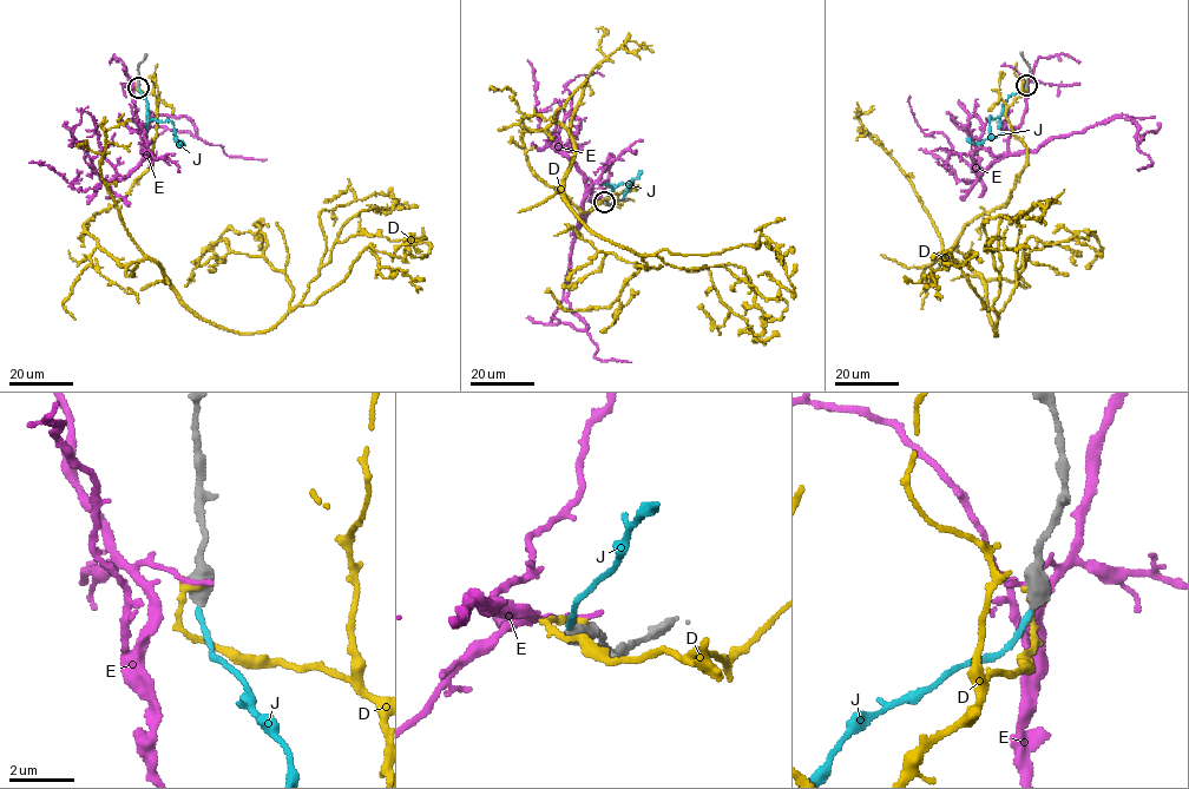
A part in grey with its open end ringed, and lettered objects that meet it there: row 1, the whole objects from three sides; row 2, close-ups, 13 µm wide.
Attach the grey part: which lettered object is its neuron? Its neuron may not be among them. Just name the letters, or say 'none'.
J

